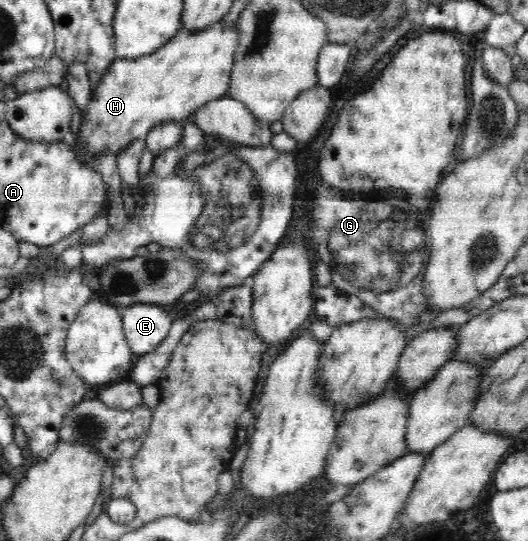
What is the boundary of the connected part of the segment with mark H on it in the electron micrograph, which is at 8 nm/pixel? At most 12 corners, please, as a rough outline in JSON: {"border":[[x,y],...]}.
{"border":[[237,26],[116,59],[82,142],[120,154],[228,95]]}

